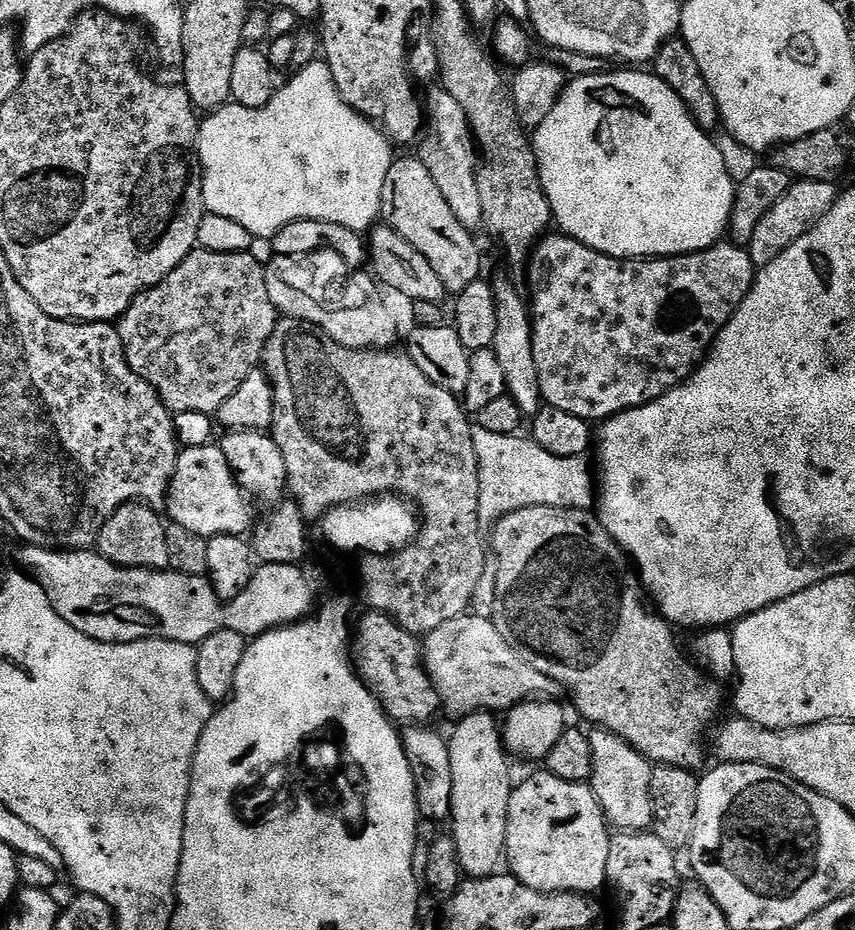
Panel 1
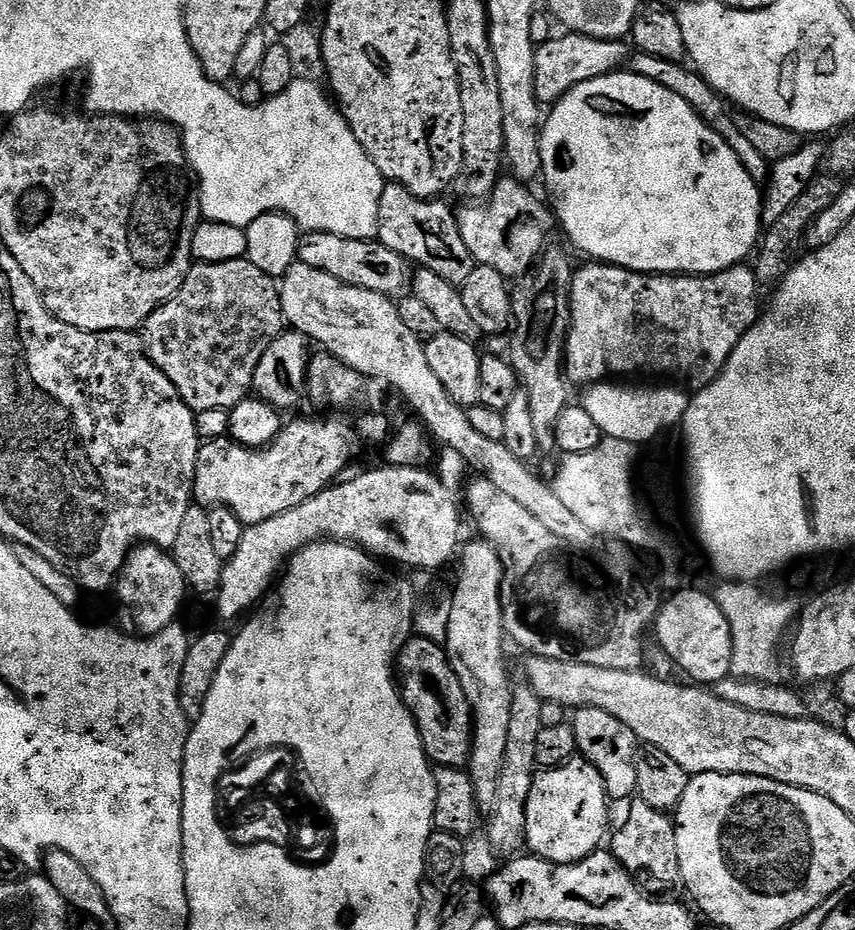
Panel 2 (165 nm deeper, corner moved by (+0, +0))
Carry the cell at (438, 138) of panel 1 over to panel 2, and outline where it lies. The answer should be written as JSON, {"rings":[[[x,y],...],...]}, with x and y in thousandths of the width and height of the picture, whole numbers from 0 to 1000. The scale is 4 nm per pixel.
{"rings":[[[586,191],[568,217],[533,228],[540,260],[545,260],[552,278],[595,299],[616,298],[623,291],[637,270],[641,253],[653,245],[647,225],[613,202],[616,201],[602,191]]]}

